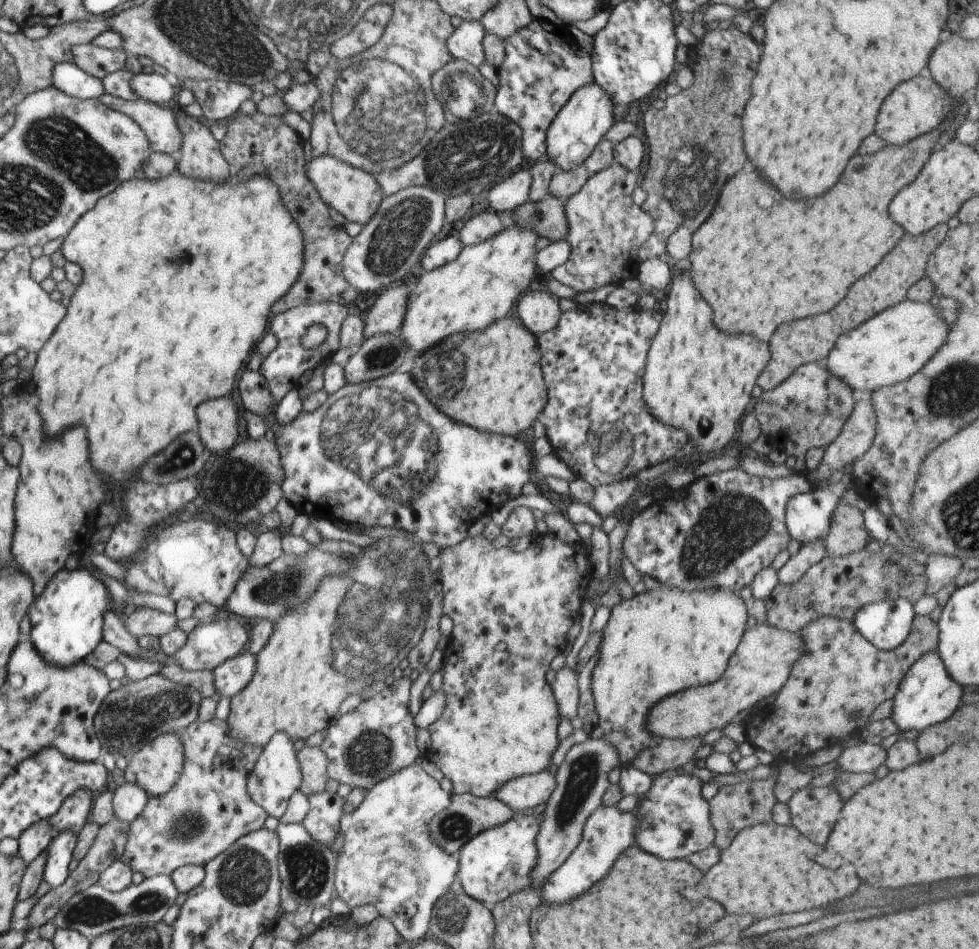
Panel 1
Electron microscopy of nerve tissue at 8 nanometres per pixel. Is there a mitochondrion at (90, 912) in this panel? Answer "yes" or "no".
yes

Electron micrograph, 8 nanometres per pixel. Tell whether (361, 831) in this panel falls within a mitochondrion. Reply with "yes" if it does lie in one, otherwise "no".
no

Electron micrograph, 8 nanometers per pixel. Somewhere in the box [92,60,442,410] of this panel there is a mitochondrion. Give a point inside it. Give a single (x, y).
(401, 228)

